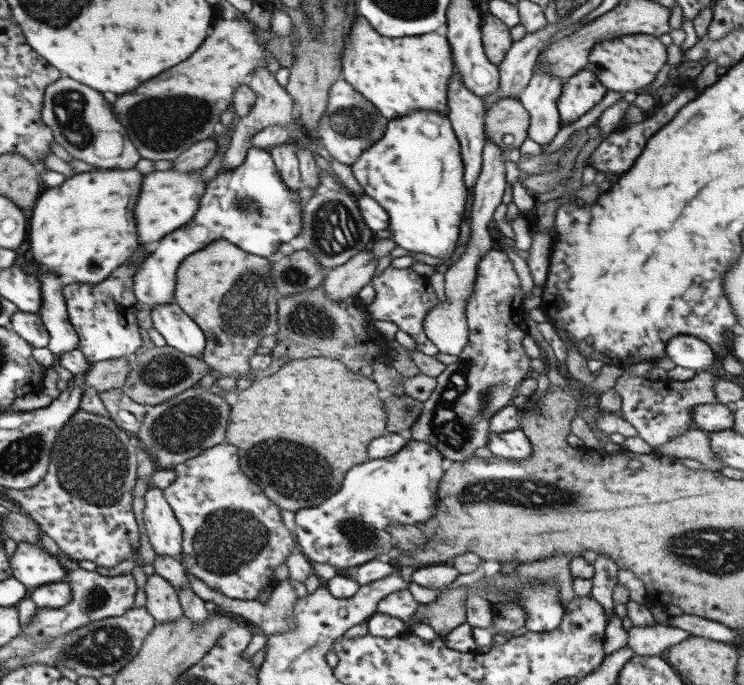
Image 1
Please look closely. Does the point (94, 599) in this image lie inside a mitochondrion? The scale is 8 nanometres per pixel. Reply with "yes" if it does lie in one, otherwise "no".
yes

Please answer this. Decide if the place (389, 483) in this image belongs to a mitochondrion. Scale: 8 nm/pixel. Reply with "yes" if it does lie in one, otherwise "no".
no

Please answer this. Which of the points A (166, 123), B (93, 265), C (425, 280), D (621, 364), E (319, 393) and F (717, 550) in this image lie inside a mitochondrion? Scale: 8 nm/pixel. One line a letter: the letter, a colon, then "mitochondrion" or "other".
A: mitochondrion
B: other
C: other
D: other
E: other
F: mitochondrion

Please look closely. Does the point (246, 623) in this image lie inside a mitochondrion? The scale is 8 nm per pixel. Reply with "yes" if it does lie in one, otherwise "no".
no

